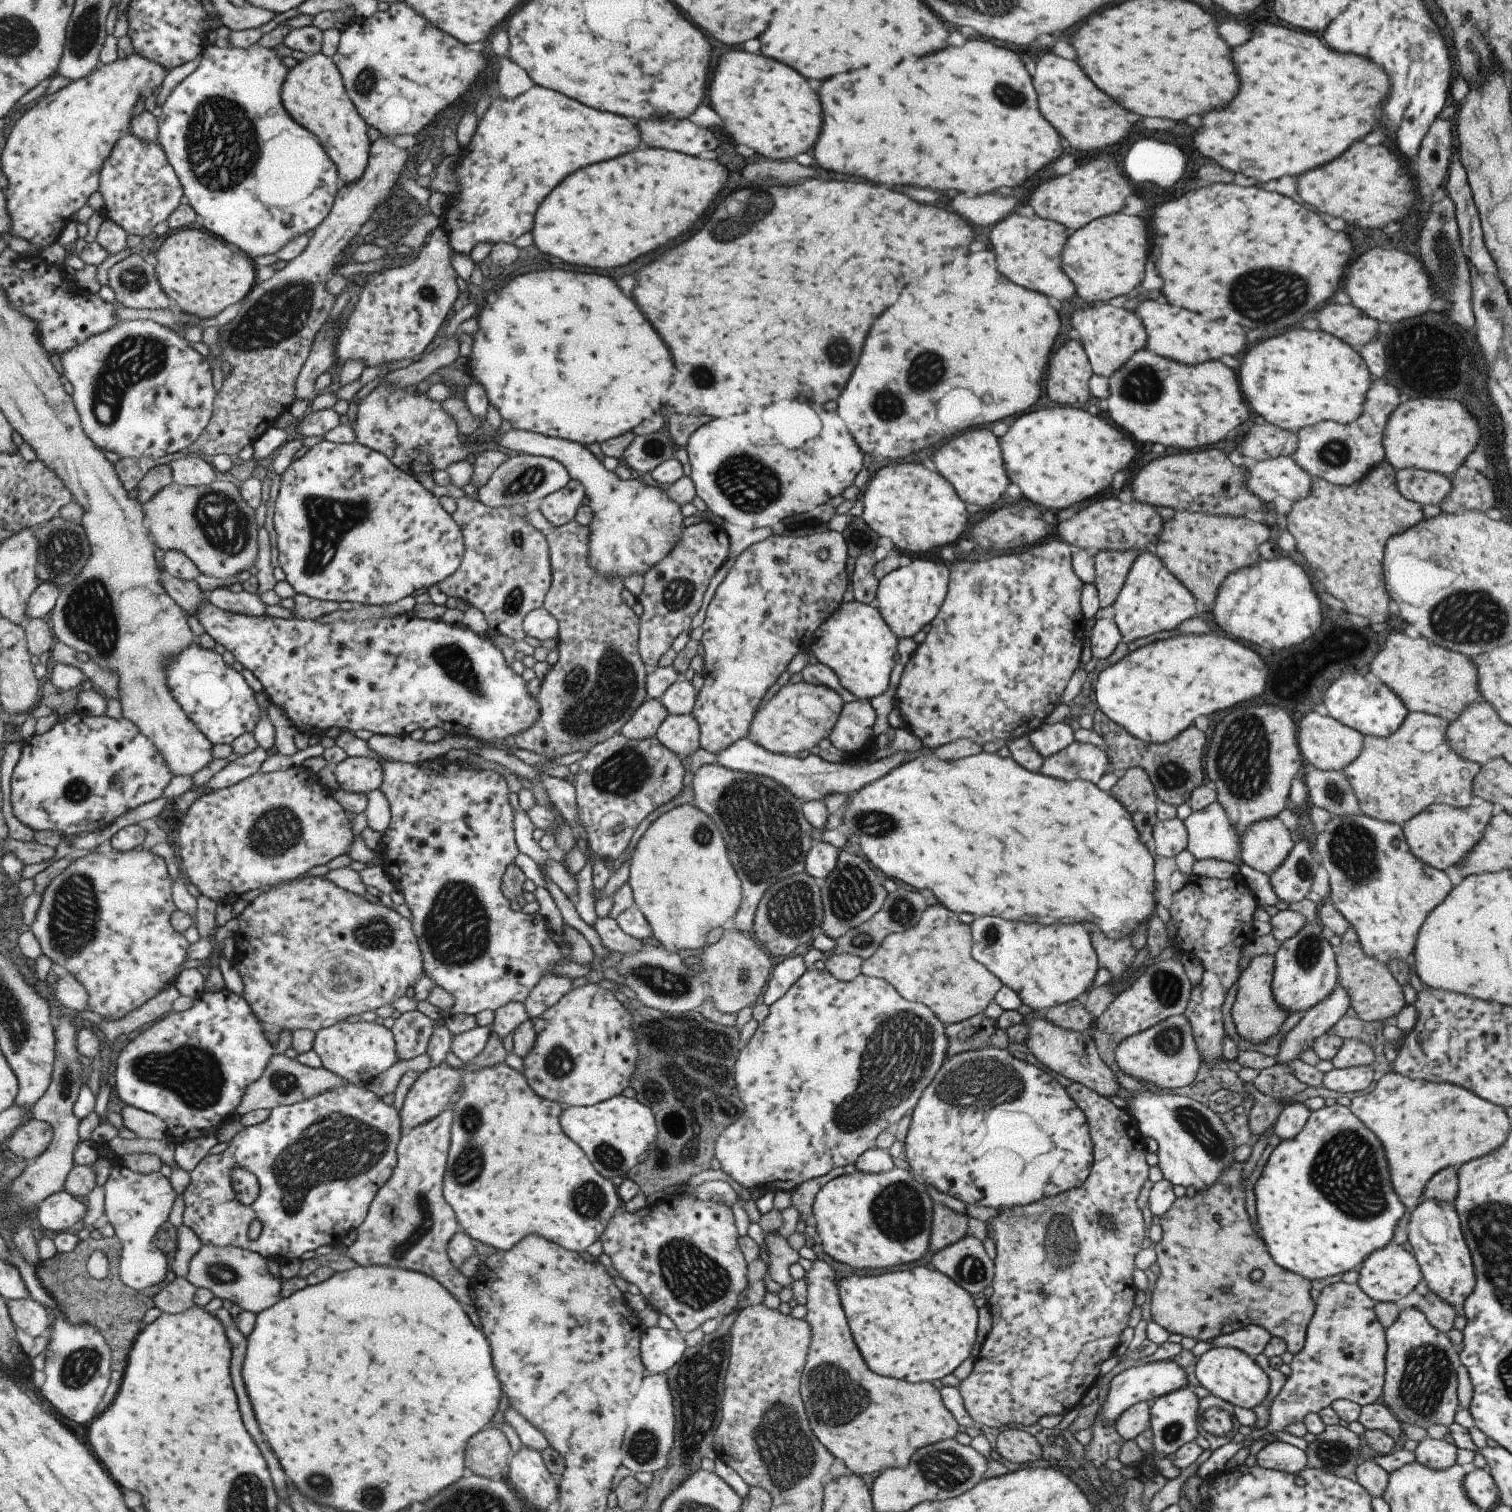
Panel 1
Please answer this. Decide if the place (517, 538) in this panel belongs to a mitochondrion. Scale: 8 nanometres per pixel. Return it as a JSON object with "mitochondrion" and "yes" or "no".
{"mitochondrion":"yes"}

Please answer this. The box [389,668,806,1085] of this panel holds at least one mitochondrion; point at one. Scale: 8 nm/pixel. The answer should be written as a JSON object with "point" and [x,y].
{"point":[457,930]}

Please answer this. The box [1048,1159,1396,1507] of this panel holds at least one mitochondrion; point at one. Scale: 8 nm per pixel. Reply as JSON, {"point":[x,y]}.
{"point":[1331,1454]}

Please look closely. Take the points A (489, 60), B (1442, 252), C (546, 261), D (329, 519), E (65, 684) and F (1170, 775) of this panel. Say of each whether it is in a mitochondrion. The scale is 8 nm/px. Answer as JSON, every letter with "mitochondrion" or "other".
{"A":"other","B":"mitochondrion","C":"other","D":"mitochondrion","E":"other","F":"mitochondrion"}

